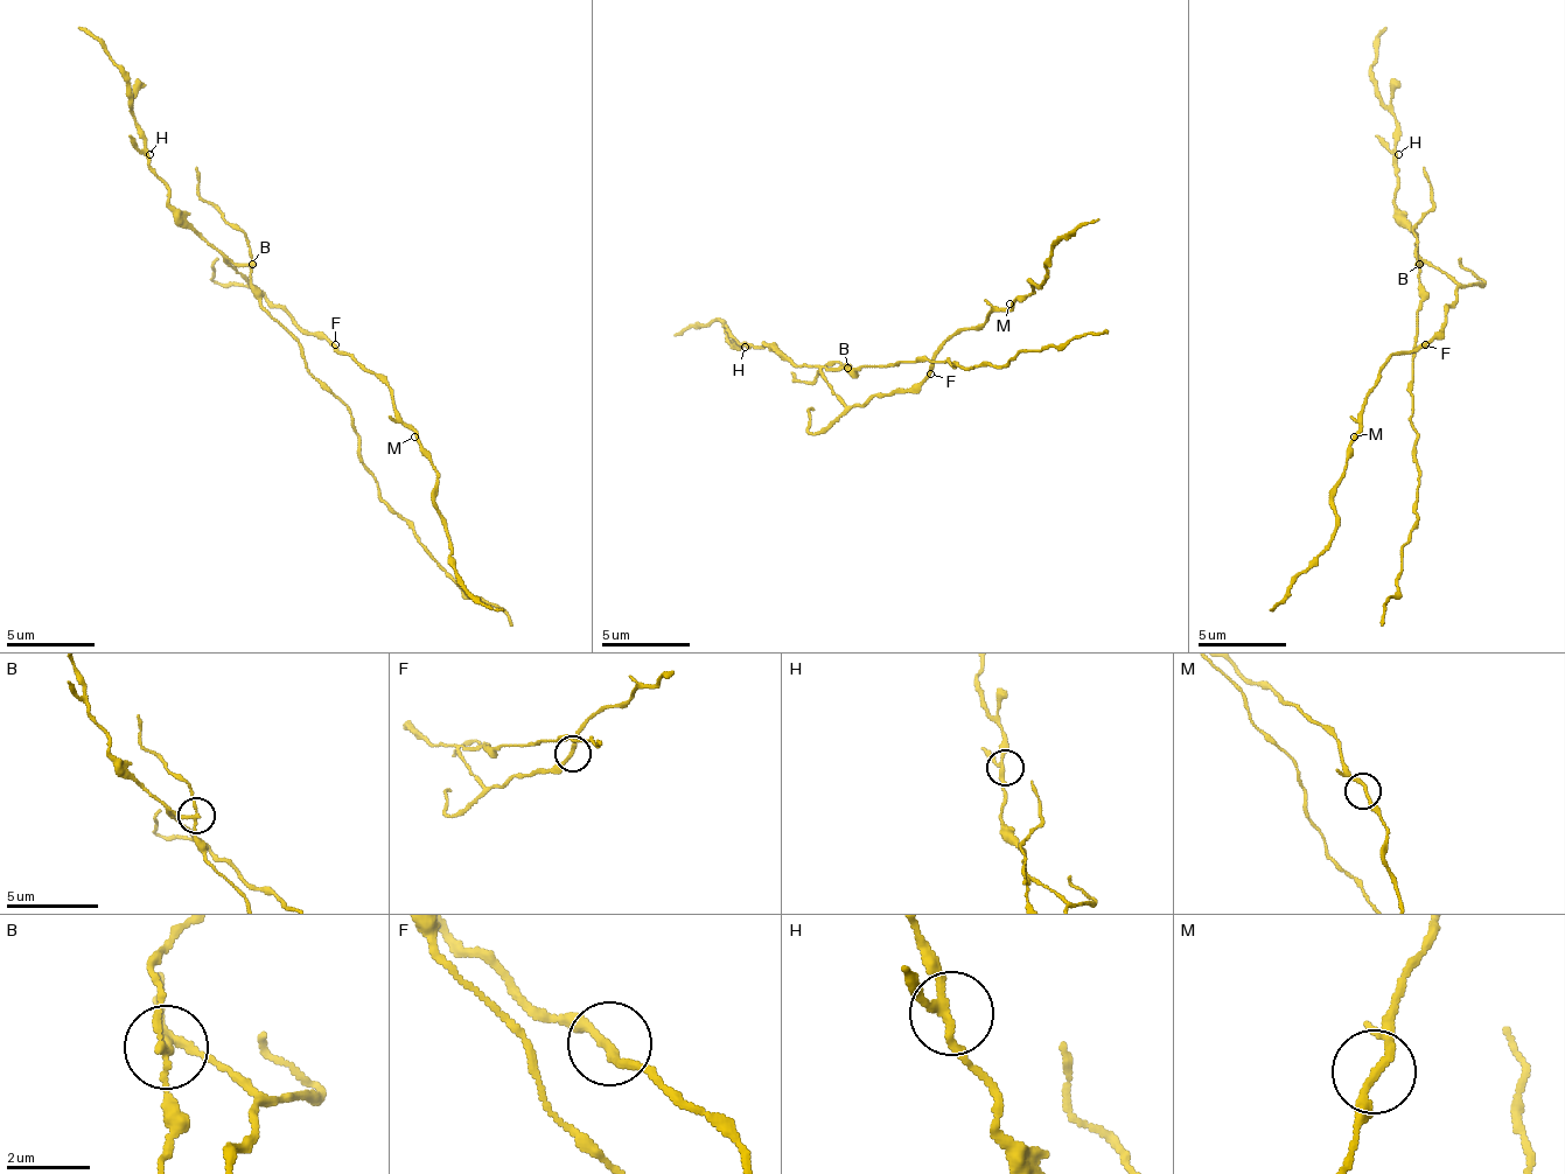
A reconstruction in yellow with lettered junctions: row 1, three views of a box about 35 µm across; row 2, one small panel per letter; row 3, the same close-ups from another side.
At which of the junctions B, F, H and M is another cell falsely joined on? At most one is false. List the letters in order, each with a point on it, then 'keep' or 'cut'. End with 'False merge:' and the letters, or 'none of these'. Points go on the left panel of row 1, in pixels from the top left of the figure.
B: (252, 264) | cut
F: (335, 344) | keep
H: (149, 154) | keep
M: (414, 437) | keep
False merge: B

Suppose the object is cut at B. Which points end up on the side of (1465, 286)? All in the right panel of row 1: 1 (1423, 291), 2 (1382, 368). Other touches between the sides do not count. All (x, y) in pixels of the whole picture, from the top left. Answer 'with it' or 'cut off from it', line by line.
1: cut off from it
2: with it

